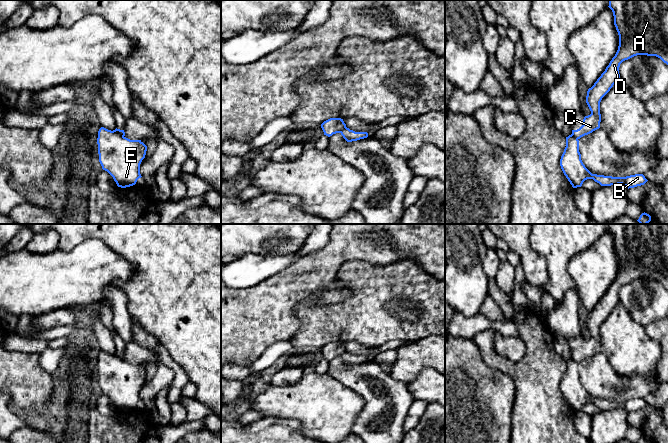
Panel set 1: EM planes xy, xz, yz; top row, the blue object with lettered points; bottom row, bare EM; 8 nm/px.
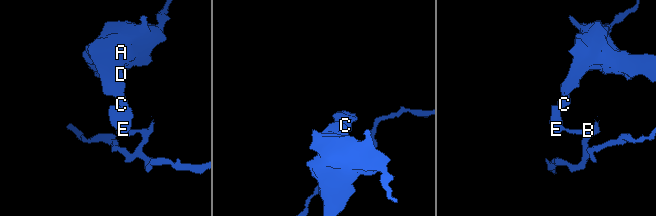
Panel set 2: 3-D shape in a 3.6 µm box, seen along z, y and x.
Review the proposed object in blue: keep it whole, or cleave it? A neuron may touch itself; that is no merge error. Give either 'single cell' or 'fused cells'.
fused cells

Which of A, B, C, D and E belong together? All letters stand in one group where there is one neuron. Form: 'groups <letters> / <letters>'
groups A C D / B E

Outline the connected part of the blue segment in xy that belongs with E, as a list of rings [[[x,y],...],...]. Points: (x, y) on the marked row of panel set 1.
[[[104,127],[98,131],[97,144],[102,169],[113,177],[117,186],[126,188],[135,185],[142,177],[140,164],[147,146],[141,140],[130,140]]]

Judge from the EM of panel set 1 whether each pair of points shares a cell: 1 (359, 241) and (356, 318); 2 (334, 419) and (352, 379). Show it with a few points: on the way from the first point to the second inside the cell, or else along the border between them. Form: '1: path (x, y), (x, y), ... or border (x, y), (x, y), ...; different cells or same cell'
1: border (381, 266), (361, 260), (348, 260), (338, 273); different cells
2: border (328, 375), (353, 390), (363, 400), (364, 405); different cells

